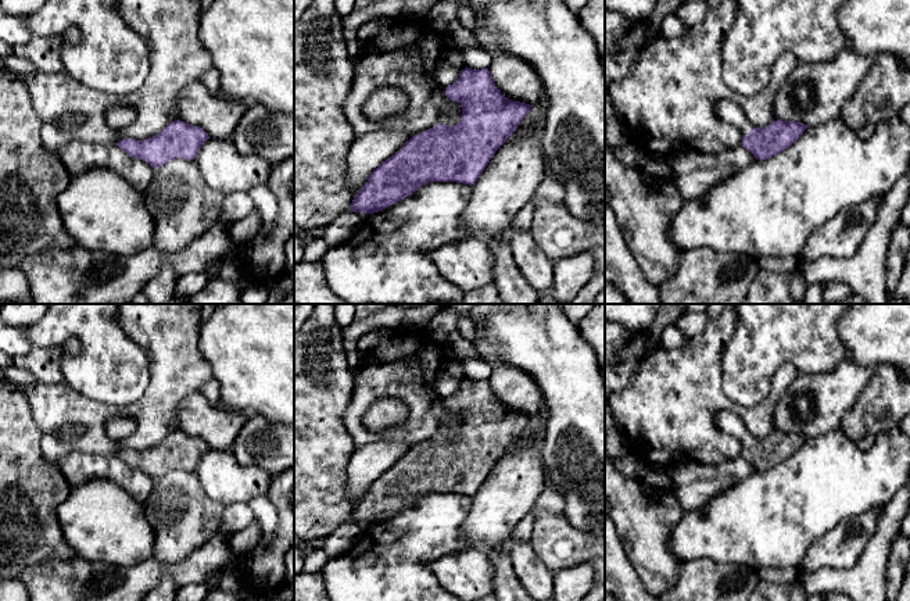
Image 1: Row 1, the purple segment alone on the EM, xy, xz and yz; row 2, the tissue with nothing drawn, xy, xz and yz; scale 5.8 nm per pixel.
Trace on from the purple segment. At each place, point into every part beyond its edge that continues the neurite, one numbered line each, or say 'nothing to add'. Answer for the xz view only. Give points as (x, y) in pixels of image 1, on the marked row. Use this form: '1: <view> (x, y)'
nothing to add

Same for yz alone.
1: yz (731, 113)

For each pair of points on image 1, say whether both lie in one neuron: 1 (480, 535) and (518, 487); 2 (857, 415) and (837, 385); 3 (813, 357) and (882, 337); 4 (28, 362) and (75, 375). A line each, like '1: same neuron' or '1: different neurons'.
1: same neuron
2: different neurons
3: different neurons
4: different neurons

